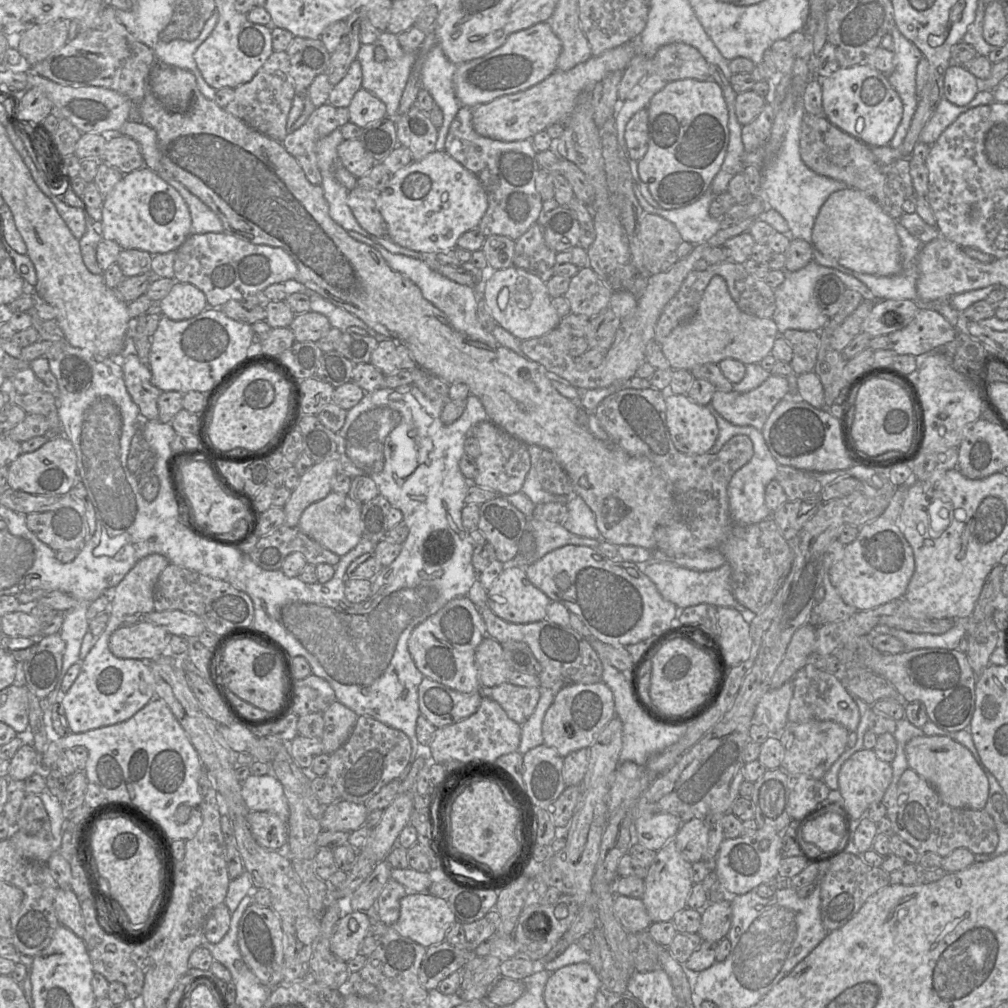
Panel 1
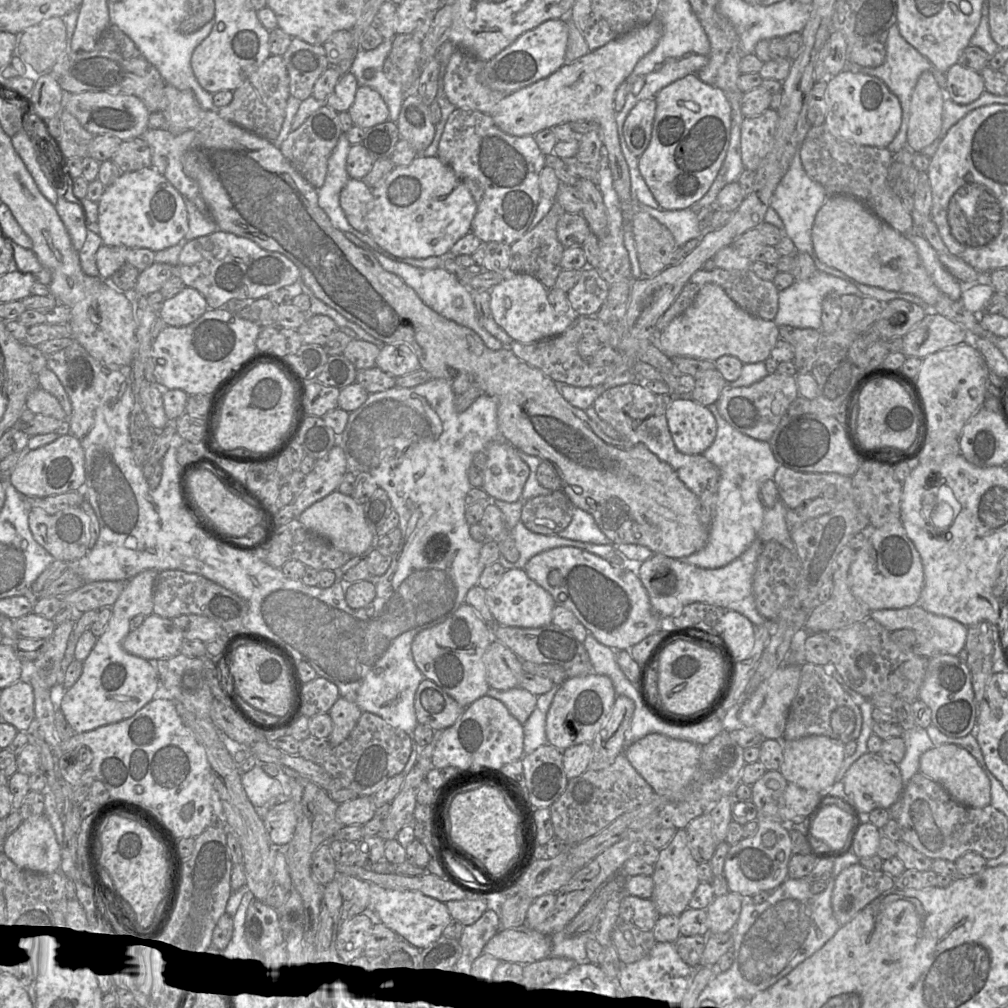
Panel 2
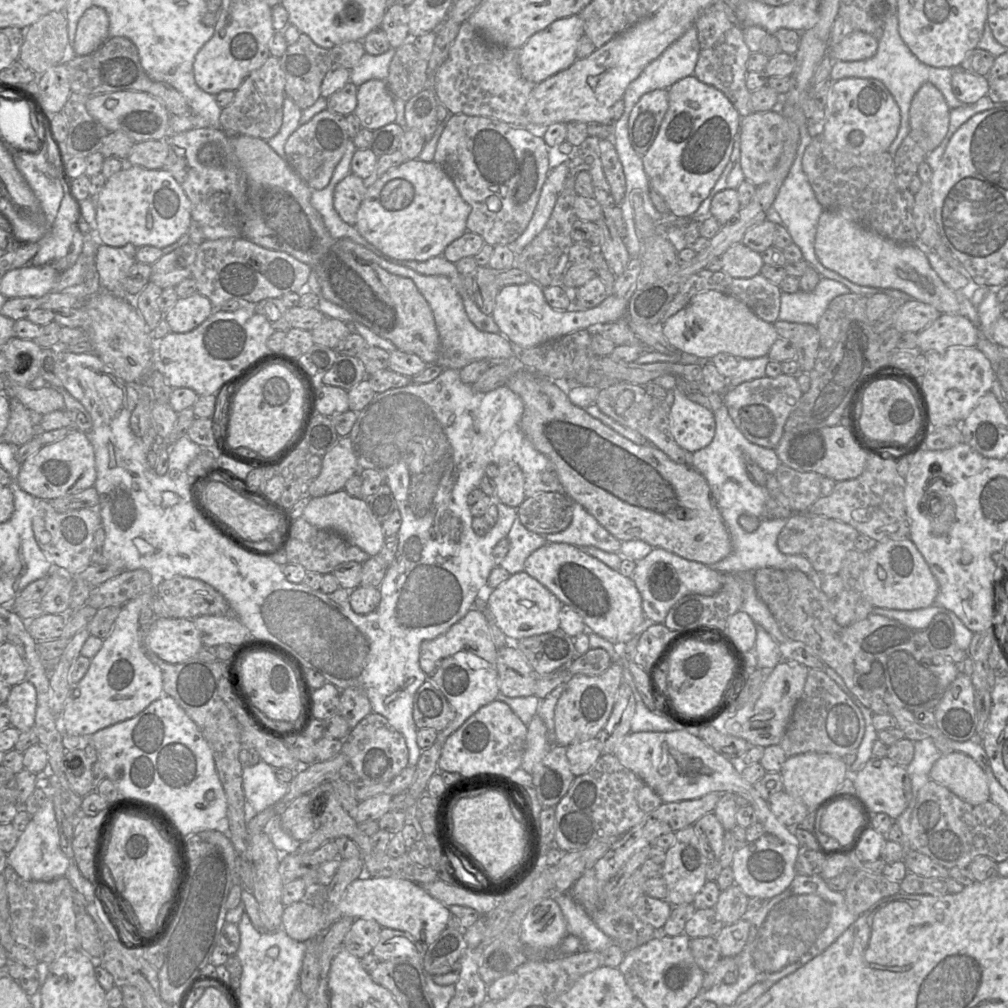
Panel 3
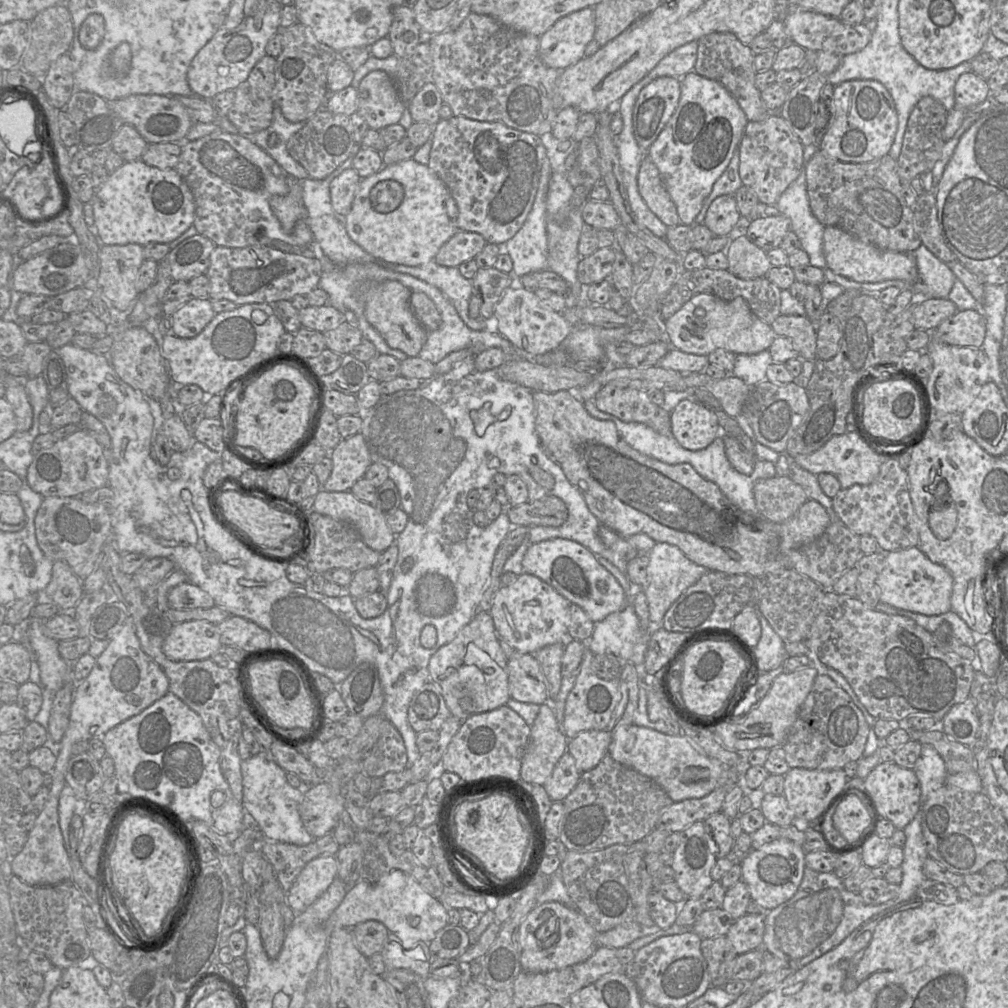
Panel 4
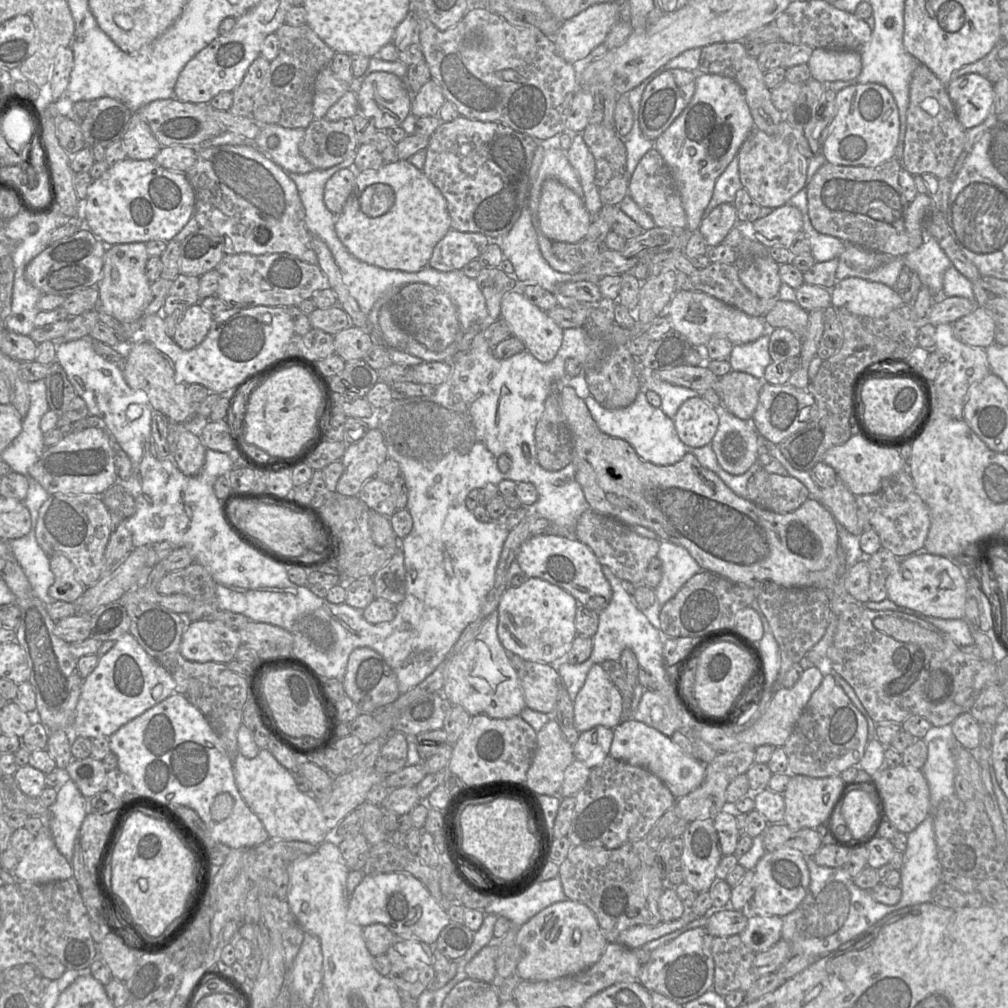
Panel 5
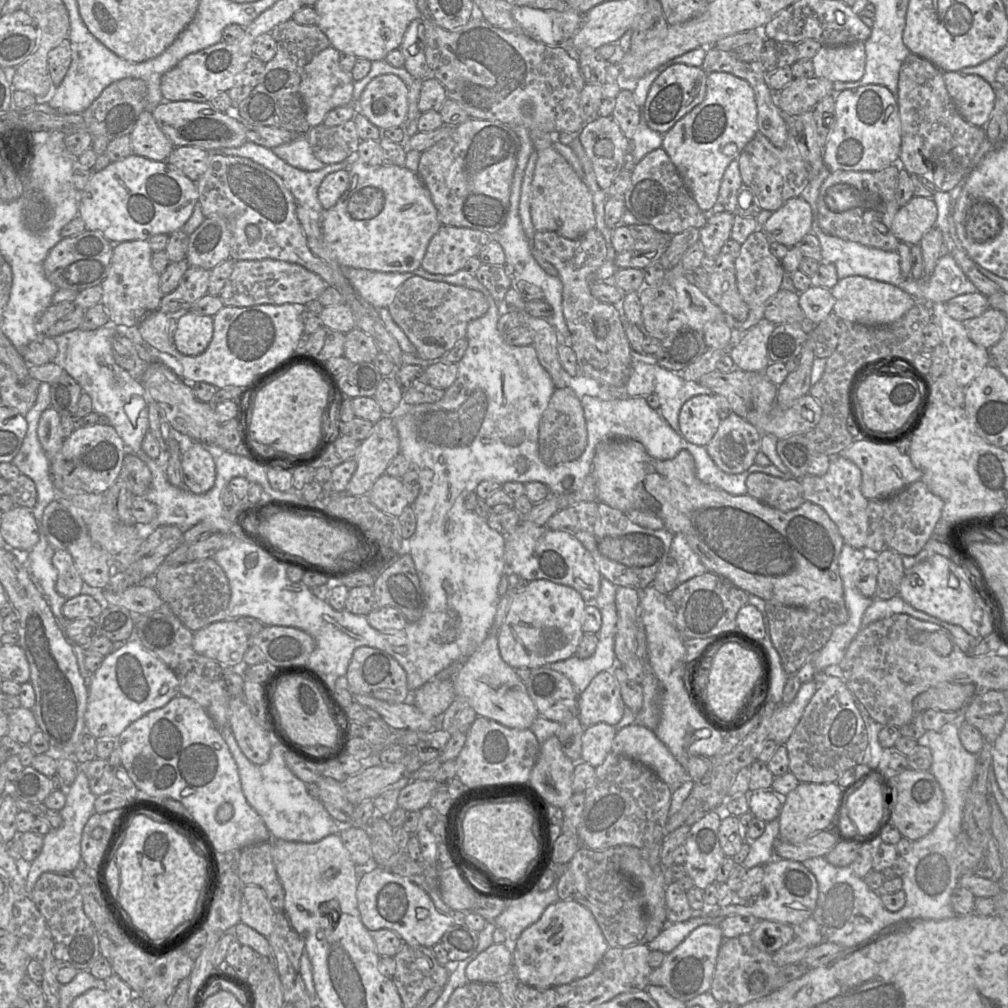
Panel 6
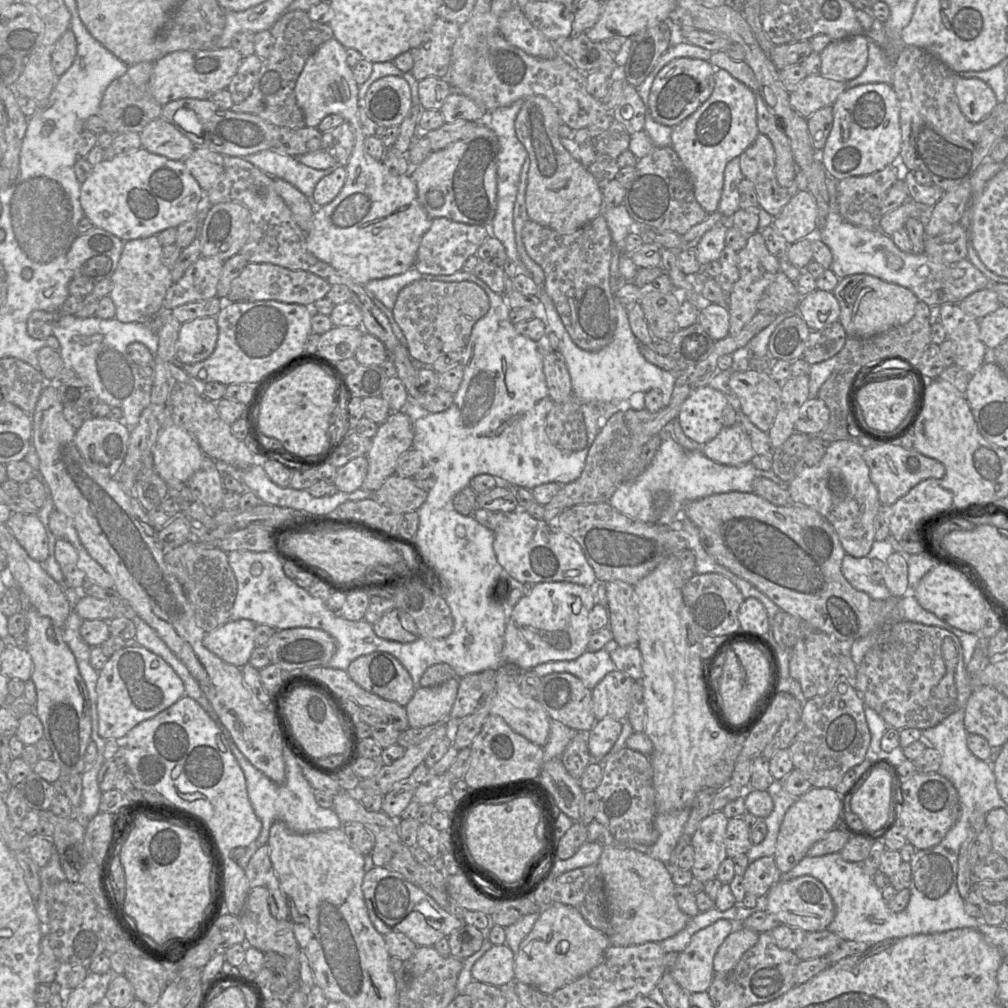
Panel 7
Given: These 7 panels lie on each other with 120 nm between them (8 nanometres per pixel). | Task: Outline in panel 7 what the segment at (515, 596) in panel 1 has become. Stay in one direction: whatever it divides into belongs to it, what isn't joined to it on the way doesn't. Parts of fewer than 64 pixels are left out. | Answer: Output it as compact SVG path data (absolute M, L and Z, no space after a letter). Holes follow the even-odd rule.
M543 582L533 585L533 589L529 595L524 595L517 604L509 612L509 617L506 623L505 635L504 635L504 645L502 650L502 656L504 664L515 665L522 671L532 670L536 666L548 662L556 661L572 661L580 657L583 653L587 651L587 646L589 642L590 635L592 633L589 625L590 613L596 604L596 598L594 594L594 588L585 587L571 582Z

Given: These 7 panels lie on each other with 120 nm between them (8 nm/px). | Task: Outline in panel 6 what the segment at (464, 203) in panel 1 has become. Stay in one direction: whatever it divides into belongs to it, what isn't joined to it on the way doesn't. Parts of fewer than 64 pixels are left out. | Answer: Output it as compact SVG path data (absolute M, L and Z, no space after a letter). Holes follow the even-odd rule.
M357 153L350 155L350 165L347 166L346 170L349 173L349 187L340 197L338 202L330 209L323 211L320 220L320 226L323 233L323 238L327 243L328 247L334 253L339 264L345 268L357 268L357 269L367 269L377 272L386 273L406 273L413 272L420 268L423 257L425 256L428 244L431 238L438 232L441 227L441 222L438 219L438 214L435 205L431 199L429 190L426 188L417 173L412 172L405 166L369 166L361 161Z

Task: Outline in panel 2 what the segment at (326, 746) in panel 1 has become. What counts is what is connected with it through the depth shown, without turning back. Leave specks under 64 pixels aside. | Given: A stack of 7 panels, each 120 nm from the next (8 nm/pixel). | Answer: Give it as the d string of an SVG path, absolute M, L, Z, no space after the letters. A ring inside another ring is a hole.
M340 696L328 714L333 722L333 730L328 740L336 747L342 743L355 728L362 714L362 710L355 703Z

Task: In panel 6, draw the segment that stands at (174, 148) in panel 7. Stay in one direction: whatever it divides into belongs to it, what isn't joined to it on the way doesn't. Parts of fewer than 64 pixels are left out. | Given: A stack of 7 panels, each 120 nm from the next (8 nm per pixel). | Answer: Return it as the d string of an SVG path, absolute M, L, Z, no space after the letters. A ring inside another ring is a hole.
M149 110L143 111L129 134L133 154L153 161L165 161L174 149Z

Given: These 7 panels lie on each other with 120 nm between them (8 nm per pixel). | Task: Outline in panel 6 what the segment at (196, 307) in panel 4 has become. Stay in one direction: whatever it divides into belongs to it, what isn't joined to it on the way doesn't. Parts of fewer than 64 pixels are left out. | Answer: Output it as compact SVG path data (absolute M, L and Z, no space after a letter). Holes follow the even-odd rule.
M182 312L177 317L174 345L183 355L197 356L208 347L213 336L213 317Z

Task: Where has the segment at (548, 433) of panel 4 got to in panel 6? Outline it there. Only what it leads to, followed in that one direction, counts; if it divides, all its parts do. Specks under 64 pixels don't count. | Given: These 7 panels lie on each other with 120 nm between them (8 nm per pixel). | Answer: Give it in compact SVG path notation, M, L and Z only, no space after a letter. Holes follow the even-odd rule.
M626 438L601 441L595 449L591 473L595 478L598 501L624 513L642 510L657 515L662 519L664 528L673 534L684 535L708 571L766 602L813 610L827 618L833 627L847 621L848 612L838 568L844 540L836 524L819 505L805 501L798 508L784 512L747 493L729 494L697 477L694 458L687 450L681 450L672 459L659 460L650 456L641 442Z

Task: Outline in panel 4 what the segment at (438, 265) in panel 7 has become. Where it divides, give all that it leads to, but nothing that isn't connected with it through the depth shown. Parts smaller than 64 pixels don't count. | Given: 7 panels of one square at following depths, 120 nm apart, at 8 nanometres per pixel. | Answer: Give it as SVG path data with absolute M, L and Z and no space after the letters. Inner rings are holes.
M456 232L438 251L434 261L445 267L458 267L480 254L486 240L476 232Z

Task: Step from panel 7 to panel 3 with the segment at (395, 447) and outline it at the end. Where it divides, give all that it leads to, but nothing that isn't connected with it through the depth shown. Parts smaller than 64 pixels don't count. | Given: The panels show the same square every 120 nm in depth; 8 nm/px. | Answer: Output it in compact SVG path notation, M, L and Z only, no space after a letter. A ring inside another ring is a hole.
M340 437L322 456L322 468L310 486L310 497L324 496L344 489L347 480L358 472L359 467L350 437Z

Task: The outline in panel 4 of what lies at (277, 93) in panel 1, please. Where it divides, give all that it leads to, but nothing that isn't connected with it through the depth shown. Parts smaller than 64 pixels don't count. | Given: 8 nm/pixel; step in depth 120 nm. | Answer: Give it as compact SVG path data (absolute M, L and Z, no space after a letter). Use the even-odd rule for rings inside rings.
M265 55L251 70L246 81L241 83L235 90L235 99L232 106L227 110L228 120L237 128L238 134L253 136L255 133L268 128L273 120L273 89L275 85L276 58Z

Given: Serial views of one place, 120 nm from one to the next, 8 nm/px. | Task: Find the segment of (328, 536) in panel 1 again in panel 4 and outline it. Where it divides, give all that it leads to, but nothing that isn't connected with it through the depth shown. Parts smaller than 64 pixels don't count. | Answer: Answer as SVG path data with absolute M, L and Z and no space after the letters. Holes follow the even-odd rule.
M327 491L315 495L313 511L353 525L364 543L383 552L396 541L386 516L373 505L358 499L351 491Z

